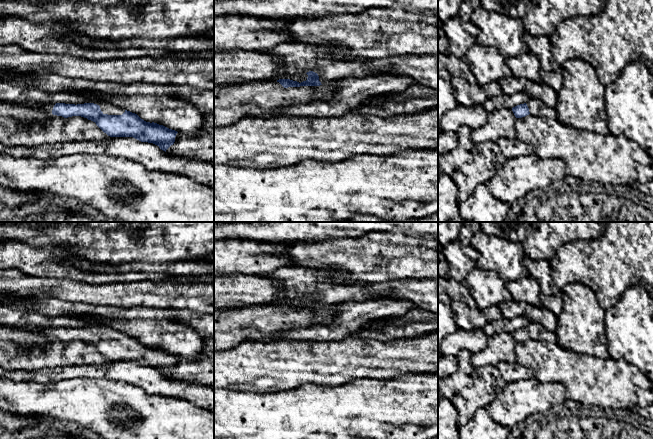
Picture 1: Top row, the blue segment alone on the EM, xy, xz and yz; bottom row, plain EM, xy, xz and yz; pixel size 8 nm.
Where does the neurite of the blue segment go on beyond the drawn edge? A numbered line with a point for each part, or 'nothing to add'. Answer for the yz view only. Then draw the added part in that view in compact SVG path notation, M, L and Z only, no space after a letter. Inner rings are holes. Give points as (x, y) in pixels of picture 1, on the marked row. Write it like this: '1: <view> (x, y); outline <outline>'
1: yz (536, 107); outline M530 98L530 100L526 104L531 115L557 119L556 109L554 107L548 107L541 100Z

